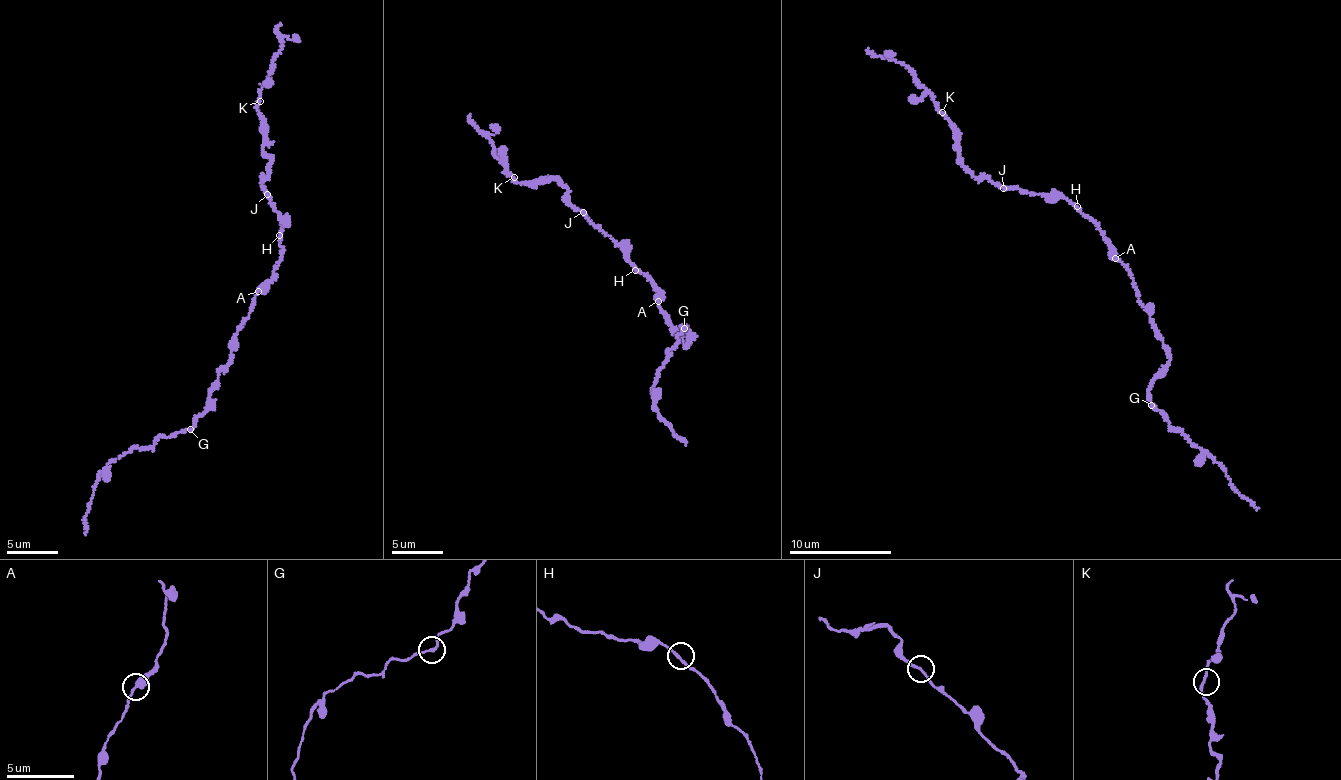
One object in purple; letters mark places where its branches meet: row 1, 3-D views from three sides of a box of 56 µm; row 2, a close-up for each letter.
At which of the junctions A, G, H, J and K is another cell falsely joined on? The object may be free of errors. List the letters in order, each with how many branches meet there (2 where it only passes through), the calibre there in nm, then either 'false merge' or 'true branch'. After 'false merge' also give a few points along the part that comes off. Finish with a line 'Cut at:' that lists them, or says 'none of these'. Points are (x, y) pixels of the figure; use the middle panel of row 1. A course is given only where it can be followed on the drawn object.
A: 2 | 360 nm | true branch
G: 2 | 180 nm | true branch
H: 2 | 180 nm | true branch
J: 2 | 190 nm | true branch
K: 2 | 180 nm | true branch
Cut at: none of these

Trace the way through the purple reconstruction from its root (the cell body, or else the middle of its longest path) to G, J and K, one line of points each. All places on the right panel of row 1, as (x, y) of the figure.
G: (1113, 255), (1133, 280), (1139, 301), (1159, 331), (1170, 360), (1167, 369), (1153, 380), (1149, 392), (1151, 404)
J: (1113, 255), (1091, 220), (1064, 198), (1031, 195), (1004, 187)
K: (1113, 255), (1091, 220), (1064, 198), (1004, 189), (975, 177), (958, 156), (958, 129), (942, 112)

